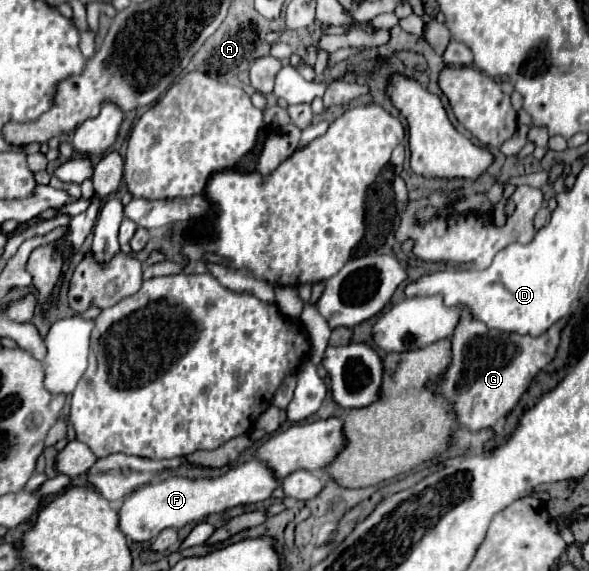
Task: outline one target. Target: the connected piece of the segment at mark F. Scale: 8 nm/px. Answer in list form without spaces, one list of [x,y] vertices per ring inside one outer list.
[[[252,459],[218,479],[184,479],[184,477],[168,477],[164,481],[154,481],[138,487],[128,497],[124,497],[120,505],[120,529],[132,541],[150,541],[162,529],[174,527],[180,529],[190,523],[202,521],[210,513],[222,513],[236,505],[250,505],[264,501],[272,495],[272,491],[280,485],[280,479],[272,473],[272,469],[260,461]]]

